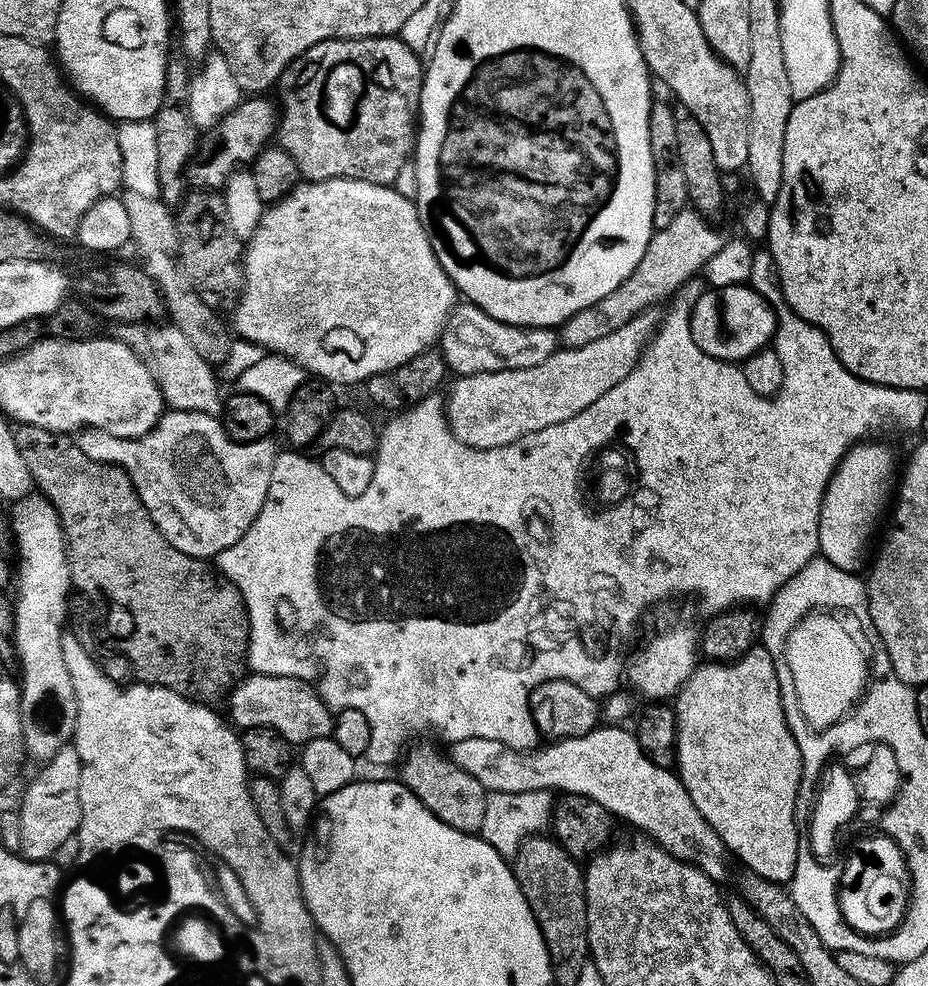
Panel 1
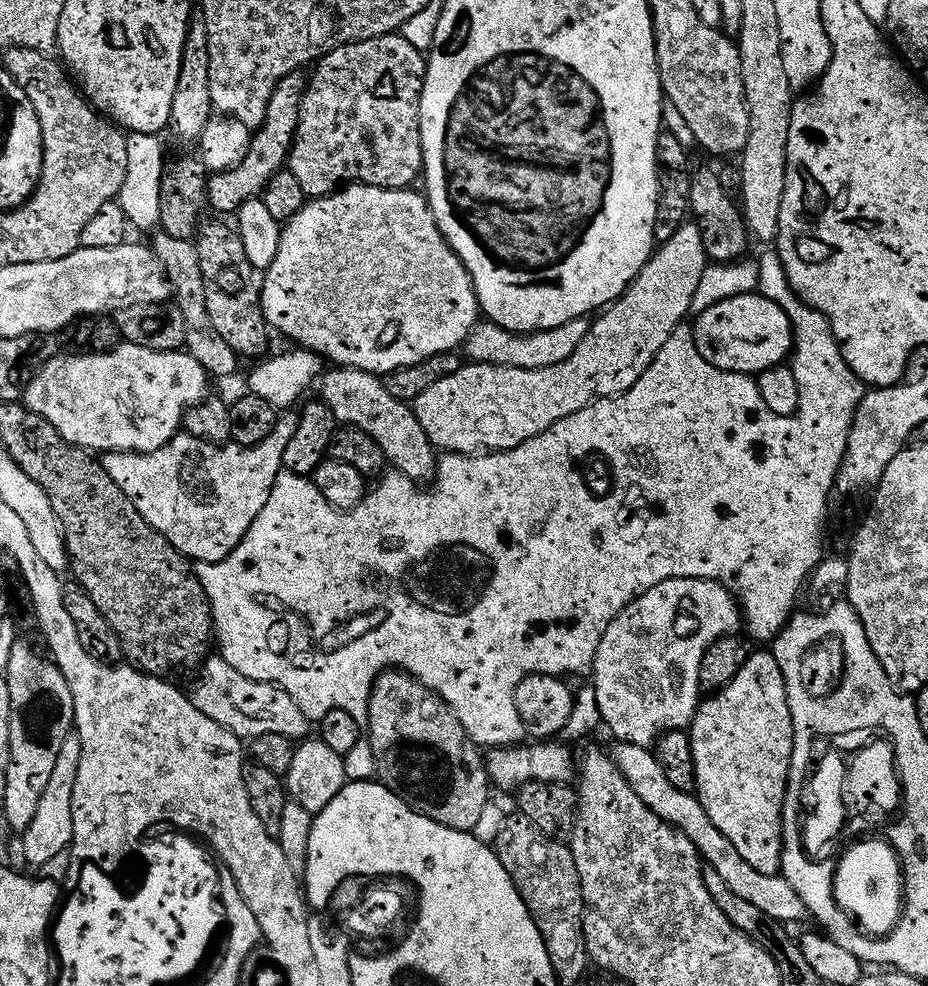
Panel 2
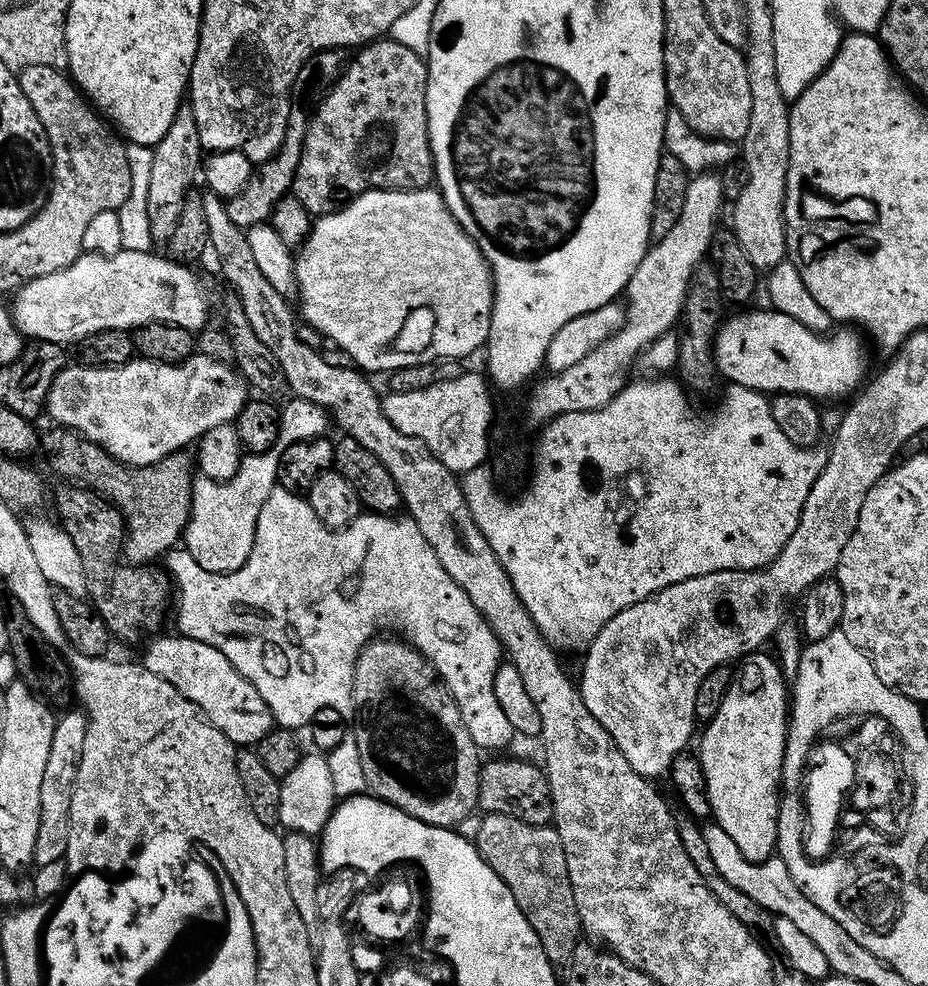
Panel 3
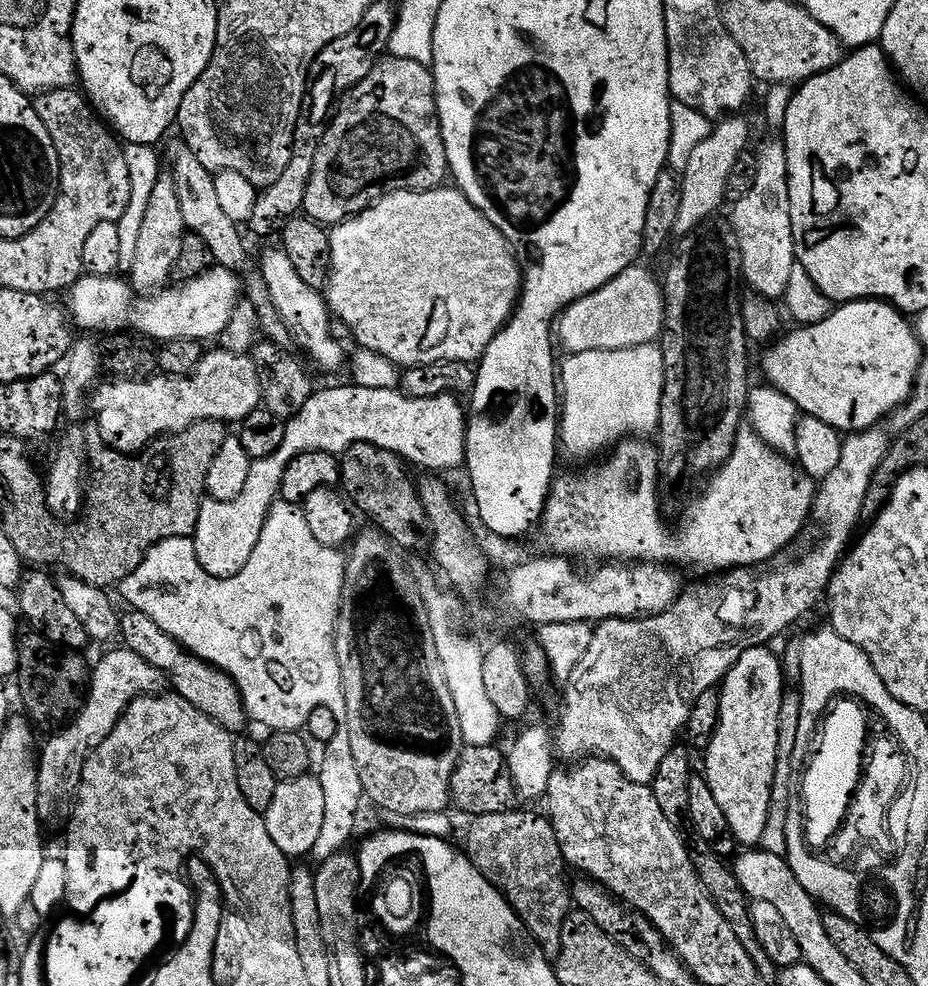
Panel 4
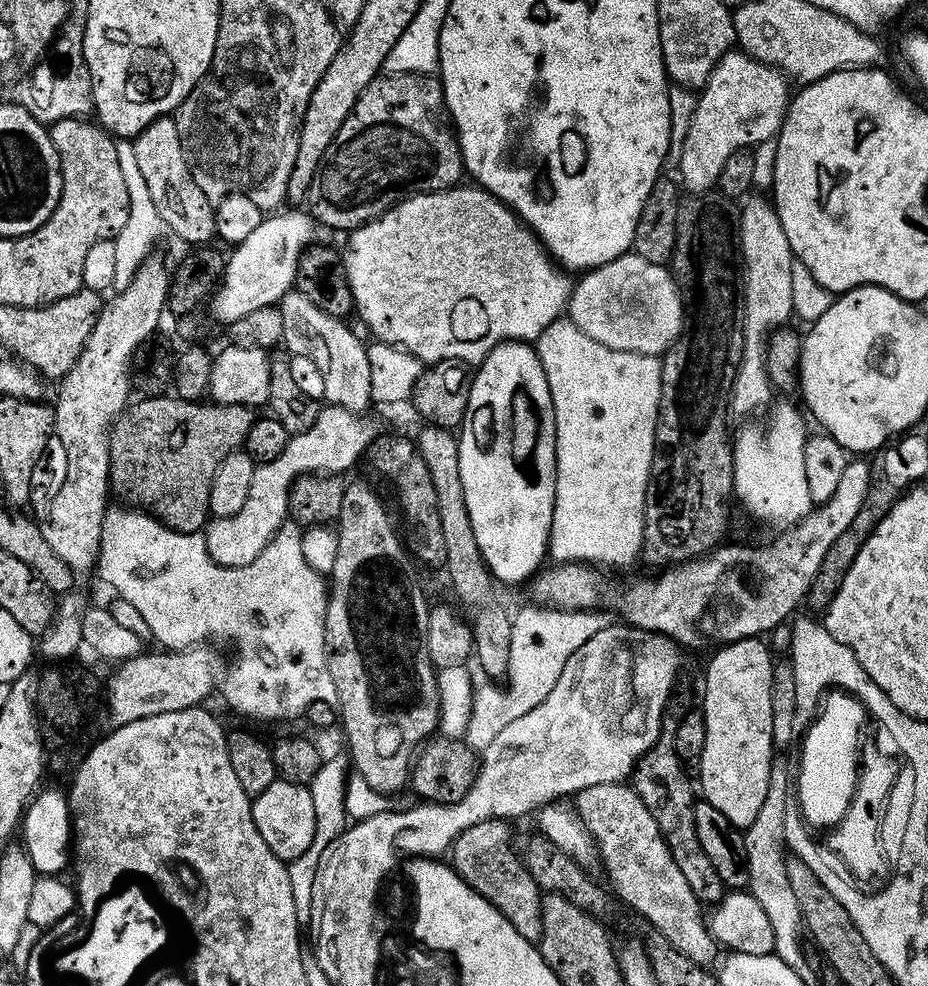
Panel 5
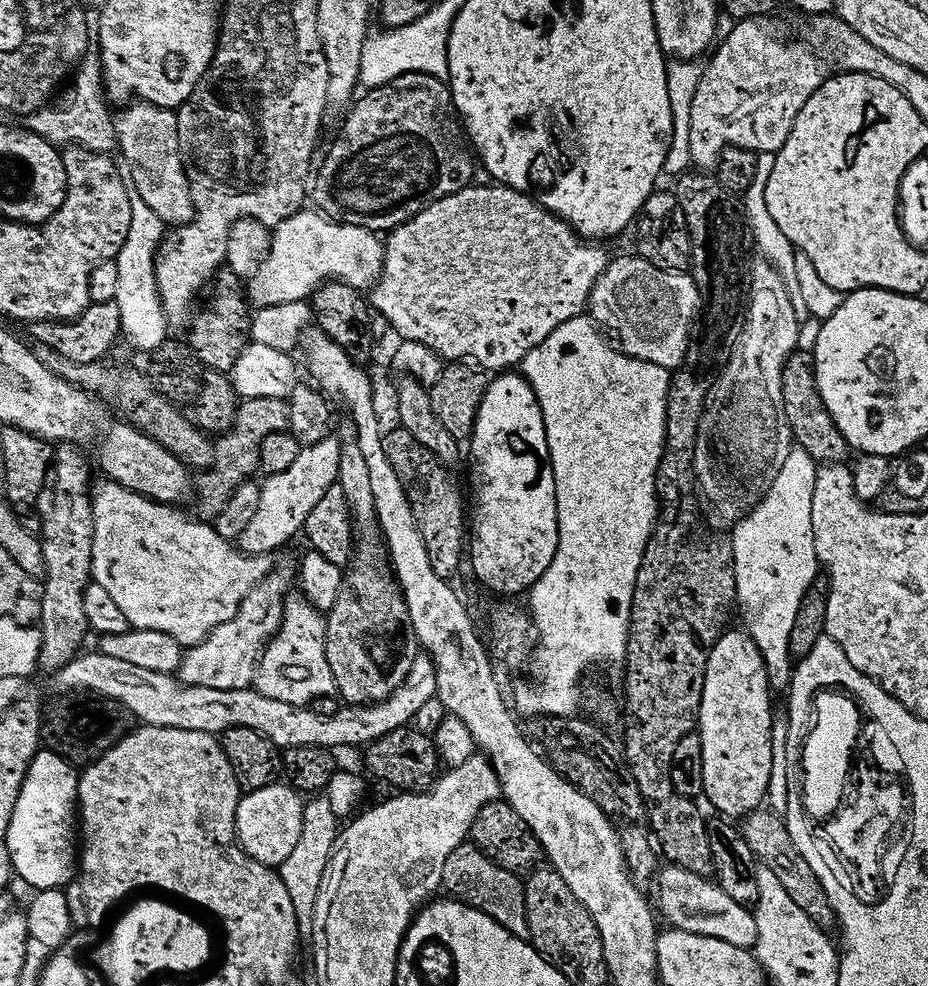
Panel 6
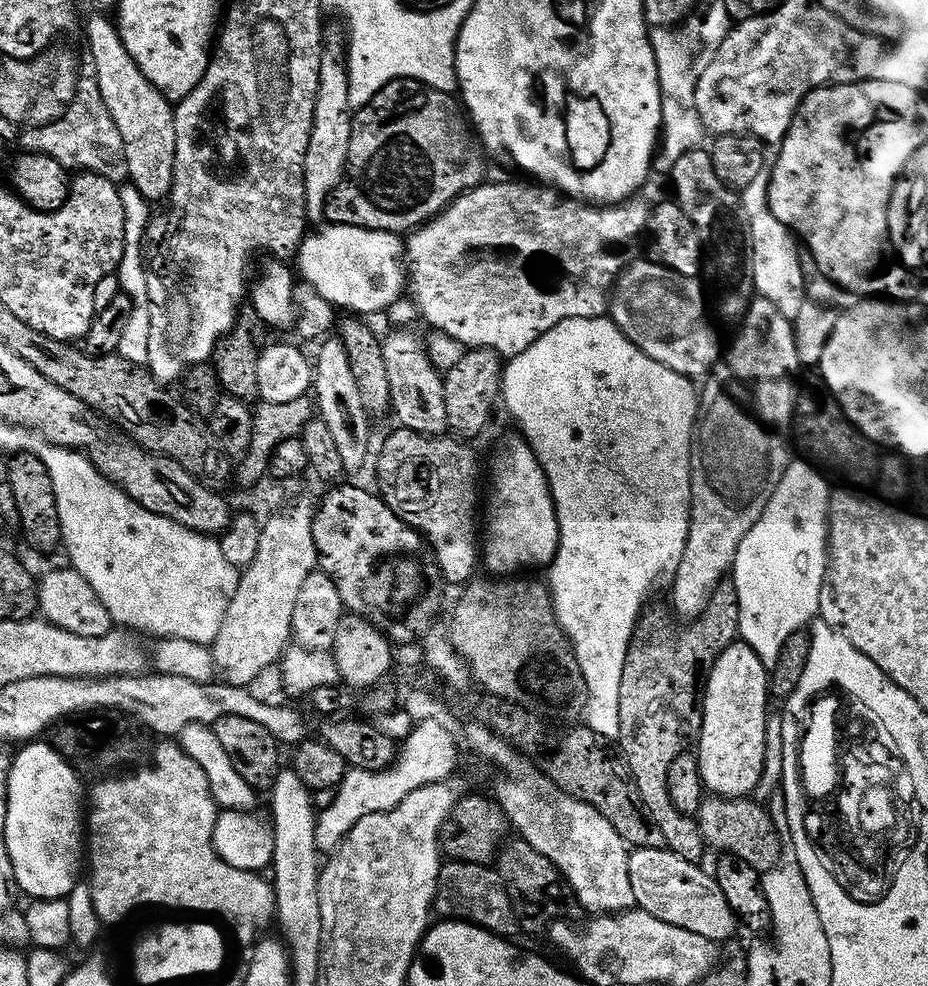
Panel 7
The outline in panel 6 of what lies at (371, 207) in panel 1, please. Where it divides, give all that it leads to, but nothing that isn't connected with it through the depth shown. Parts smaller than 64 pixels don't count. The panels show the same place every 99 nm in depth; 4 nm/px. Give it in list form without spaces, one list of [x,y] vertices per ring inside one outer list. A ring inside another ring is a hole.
[[[491,183],[478,184],[428,204],[421,212],[411,216],[405,224],[400,224],[387,233],[388,240],[386,236],[383,241],[384,267],[380,279],[371,285],[370,304],[375,311],[377,308],[392,323],[393,330],[398,334],[397,337],[424,343],[445,361],[460,362],[465,358],[472,362],[484,360],[485,369],[508,370],[519,365],[525,354],[534,346],[538,346],[538,342],[542,342],[546,334],[550,334],[550,330],[563,326],[568,320],[577,319],[587,309],[590,290],[602,274],[604,267],[608,265],[610,256],[609,253],[606,254],[600,249],[599,243],[585,242],[581,239],[565,220],[543,208],[528,193],[519,192],[507,186],[493,186]]]

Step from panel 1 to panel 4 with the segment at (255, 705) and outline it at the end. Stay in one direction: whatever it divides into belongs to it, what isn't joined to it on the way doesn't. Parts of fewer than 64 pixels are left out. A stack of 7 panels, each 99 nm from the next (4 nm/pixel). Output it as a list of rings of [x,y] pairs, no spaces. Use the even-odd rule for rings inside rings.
[[[133,608],[126,611],[128,612],[123,611],[118,618],[118,634],[120,639],[122,638],[121,643],[139,654],[156,669],[162,670],[168,677],[169,685],[175,695],[186,698],[192,706],[202,710],[228,732],[241,733],[245,729],[243,728],[245,722],[248,722],[248,715],[233,680],[219,668],[200,660],[181,647],[176,639],[170,638],[164,630],[159,629],[146,614]]]

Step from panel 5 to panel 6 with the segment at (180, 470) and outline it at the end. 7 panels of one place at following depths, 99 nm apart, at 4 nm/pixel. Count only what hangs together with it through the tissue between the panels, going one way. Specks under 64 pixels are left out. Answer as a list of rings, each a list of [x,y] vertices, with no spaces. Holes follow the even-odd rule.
[[[250,398],[249,400],[241,399],[236,406],[236,417],[232,427],[223,433],[215,441],[216,446],[216,463],[211,470],[204,470],[198,476],[198,488],[200,484],[200,512],[199,519],[205,522],[212,522],[216,515],[219,514],[225,501],[232,495],[233,490],[239,484],[247,481],[249,478],[257,475],[260,463],[258,462],[258,446],[262,446],[262,438],[266,434],[283,432],[288,427],[288,401],[284,398]]]

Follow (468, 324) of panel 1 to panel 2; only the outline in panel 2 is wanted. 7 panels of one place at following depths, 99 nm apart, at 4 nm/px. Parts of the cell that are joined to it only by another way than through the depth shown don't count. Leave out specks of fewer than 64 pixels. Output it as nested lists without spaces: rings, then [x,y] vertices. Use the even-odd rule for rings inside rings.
[[[579,316],[570,322],[562,322],[562,326],[550,326],[537,332],[511,332],[491,322],[477,322],[464,340],[462,352],[469,361],[478,364],[501,364],[519,368],[554,366],[554,362],[562,362],[570,358],[570,354],[574,354],[574,346],[578,346],[578,342],[586,338],[588,325],[589,321]]]

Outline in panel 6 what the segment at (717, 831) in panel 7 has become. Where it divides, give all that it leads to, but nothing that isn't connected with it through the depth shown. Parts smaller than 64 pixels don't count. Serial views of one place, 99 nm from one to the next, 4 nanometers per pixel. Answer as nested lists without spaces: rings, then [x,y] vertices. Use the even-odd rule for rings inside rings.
[[[764,811],[750,812],[743,817],[742,831],[745,842],[763,867],[774,870],[778,882],[782,882],[782,886],[786,886],[786,894],[790,894],[790,898],[794,898],[795,904],[802,906],[802,910],[806,910],[808,917],[819,928],[835,929],[837,927],[836,912],[826,898],[826,890],[822,890],[822,882],[818,882],[814,870],[810,870],[810,862],[806,862],[806,858],[802,858],[802,854],[798,854],[798,846],[794,846],[794,842],[790,842],[790,834],[786,830],[783,819],[777,813],[775,816],[772,812]]]

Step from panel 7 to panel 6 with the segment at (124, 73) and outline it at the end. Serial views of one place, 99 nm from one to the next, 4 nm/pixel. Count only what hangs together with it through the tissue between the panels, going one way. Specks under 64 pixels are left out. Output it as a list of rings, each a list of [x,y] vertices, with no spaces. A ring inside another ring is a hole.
[[[143,102],[129,103],[124,110],[121,116],[115,117],[116,143],[119,155],[124,155],[124,160],[128,163],[126,176],[131,187],[139,193],[146,206],[150,206],[150,210],[158,214],[158,218],[164,221],[165,225],[179,226],[190,223],[193,213],[192,195],[180,157],[176,112]]]

